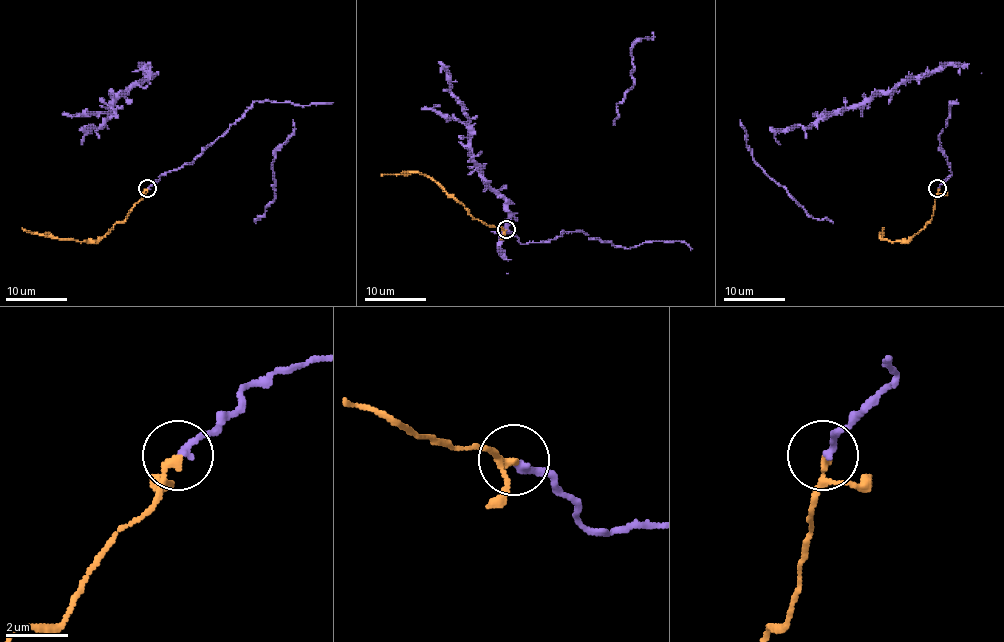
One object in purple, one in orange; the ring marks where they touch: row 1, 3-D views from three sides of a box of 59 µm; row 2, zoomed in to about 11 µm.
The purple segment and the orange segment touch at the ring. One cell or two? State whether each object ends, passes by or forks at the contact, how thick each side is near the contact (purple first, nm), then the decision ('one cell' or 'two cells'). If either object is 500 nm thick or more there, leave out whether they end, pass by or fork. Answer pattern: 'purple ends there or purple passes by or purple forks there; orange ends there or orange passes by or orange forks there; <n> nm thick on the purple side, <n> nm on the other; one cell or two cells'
purple ends there; orange passes by; 200 nm thick on the purple side, 170 nm on the other; one cell

